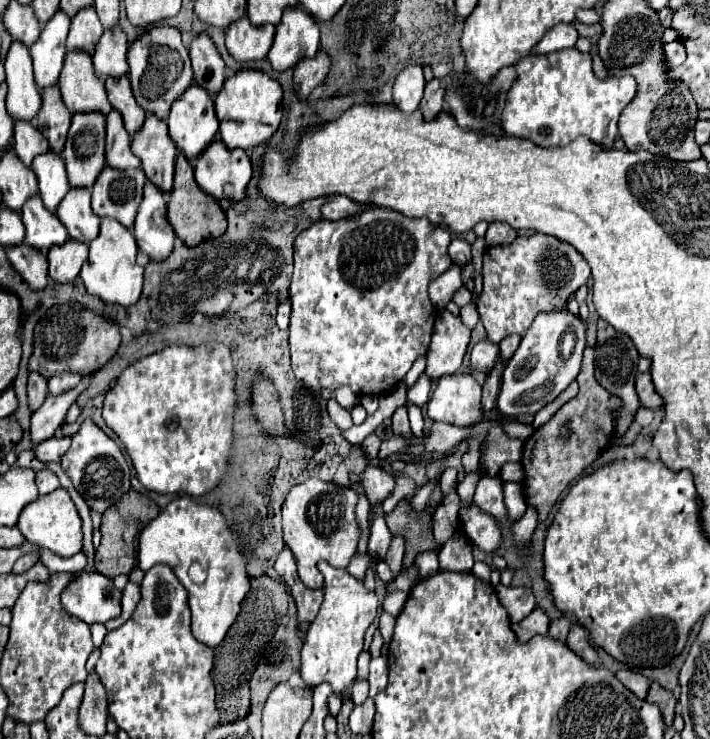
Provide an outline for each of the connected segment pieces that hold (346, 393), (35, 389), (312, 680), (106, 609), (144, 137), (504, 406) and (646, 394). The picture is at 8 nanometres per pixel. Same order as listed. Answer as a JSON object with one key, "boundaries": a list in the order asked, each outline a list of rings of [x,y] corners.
{"boundaries":[[[[346,388],[338,390],[334,398],[336,398],[336,400],[338,400],[338,404],[340,404],[344,410],[348,410],[348,412],[352,412],[352,410],[356,408],[356,404],[358,404],[358,398],[356,398],[350,390],[346,390]]],[[[30,372],[30,376],[28,376],[28,406],[30,406],[30,410],[32,412],[38,410],[38,406],[44,402],[46,396],[48,396],[46,378],[42,378],[36,372]]],[[[320,562],[318,568],[324,574],[324,602],[306,632],[306,640],[300,652],[300,676],[312,690],[328,682],[332,694],[342,694],[356,678],[356,660],[362,652],[364,632],[376,618],[378,600],[374,592],[364,588],[362,580],[356,580],[346,570],[338,570],[328,562]]],[[[80,572],[62,592],[62,608],[86,624],[104,624],[120,618],[120,590],[102,574]]],[[[152,114],[146,116],[144,126],[132,136],[132,152],[140,158],[146,178],[168,196],[178,152],[170,142],[166,122]]],[[[540,312],[502,374],[502,388],[498,394],[498,410],[508,416],[534,414],[550,404],[568,384],[572,384],[580,372],[582,352],[586,346],[586,326],[584,322],[568,312]]],[[[644,372],[644,374],[638,374],[638,376],[636,376],[636,394],[638,394],[640,404],[642,404],[644,408],[658,410],[658,408],[662,406],[662,398],[660,398],[660,396],[656,394],[656,390],[654,390],[650,372]]]]}

